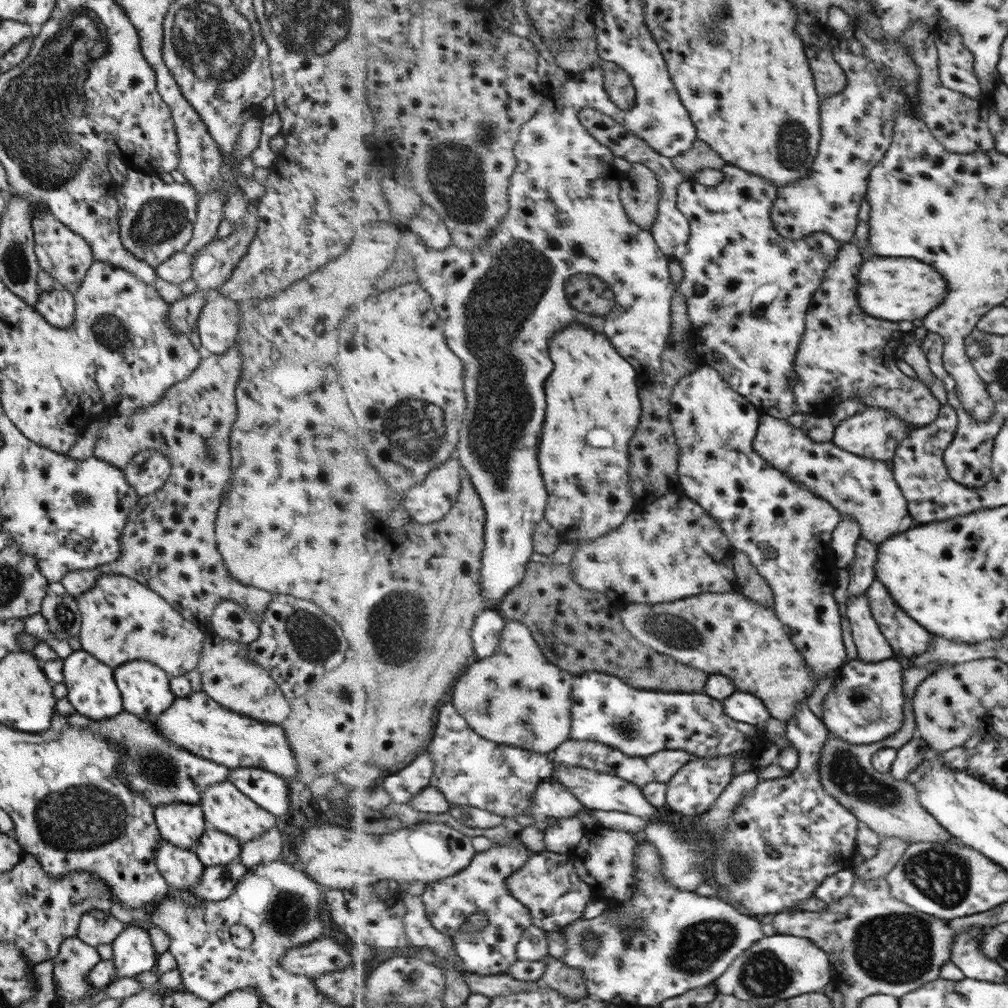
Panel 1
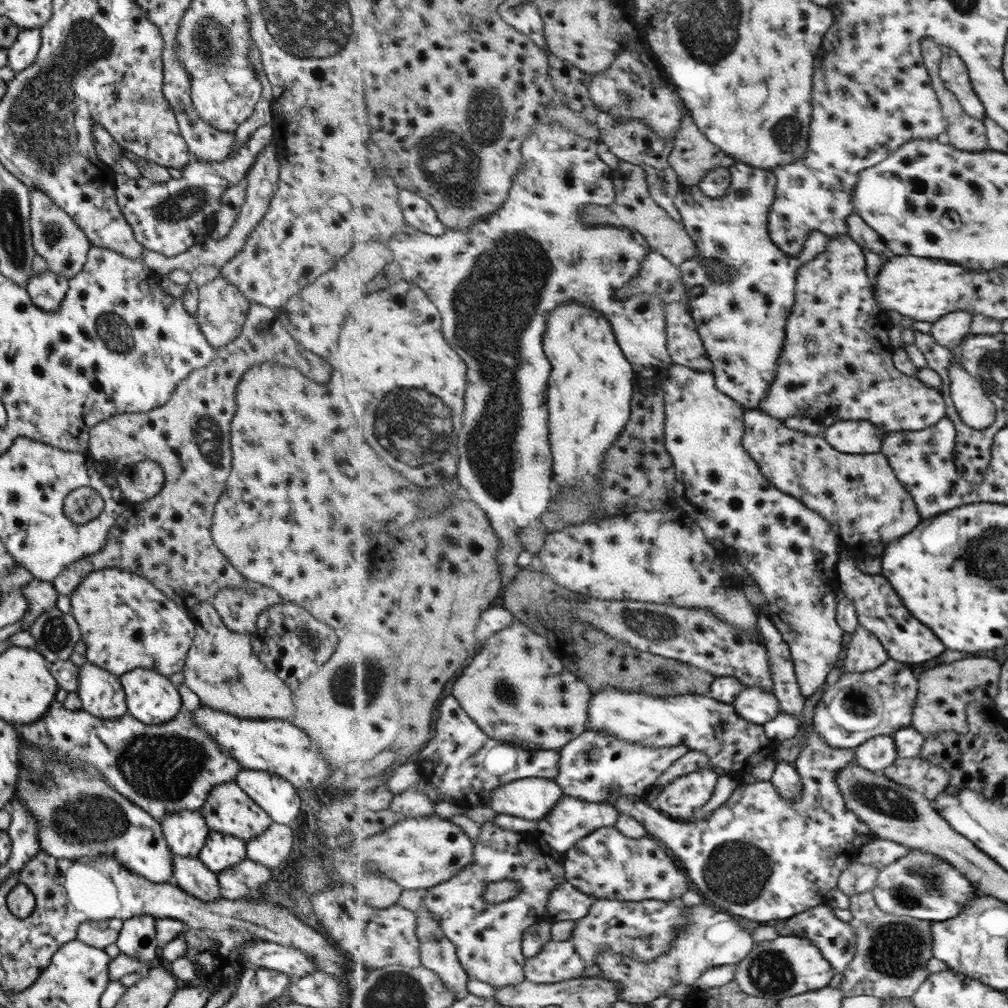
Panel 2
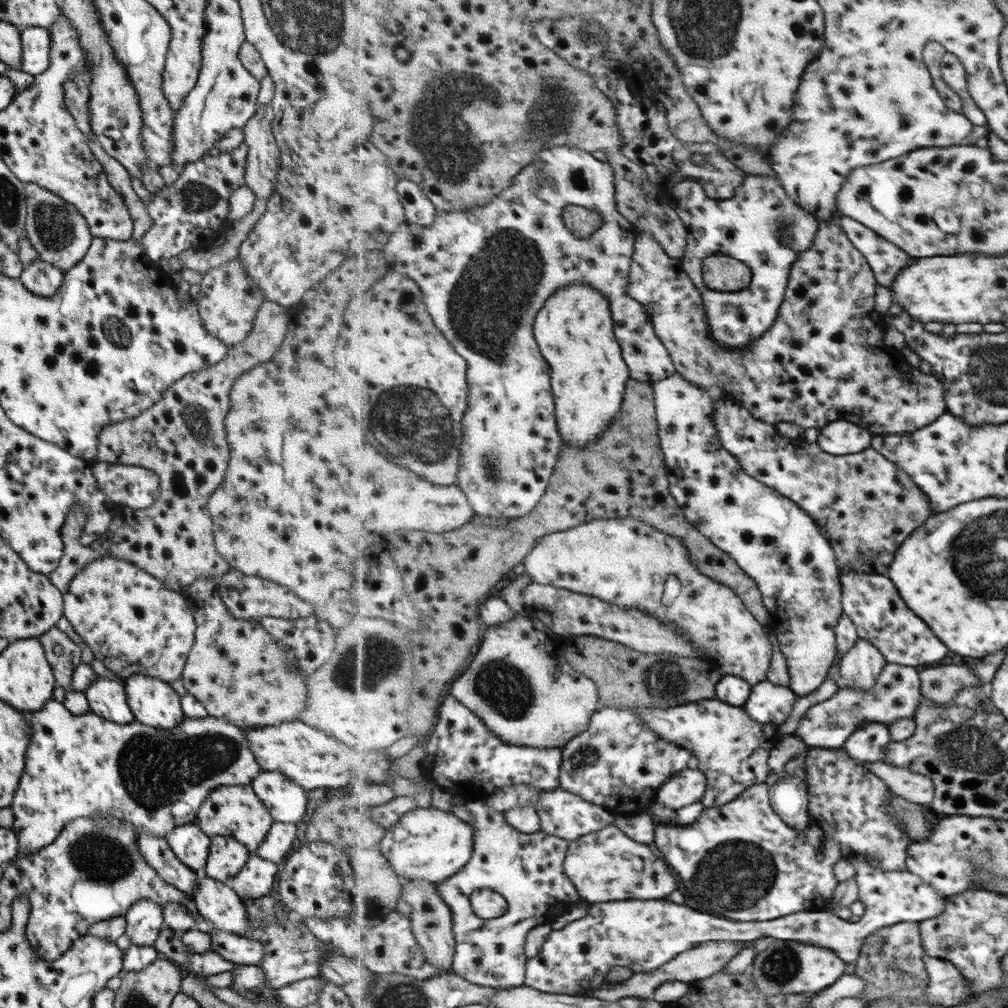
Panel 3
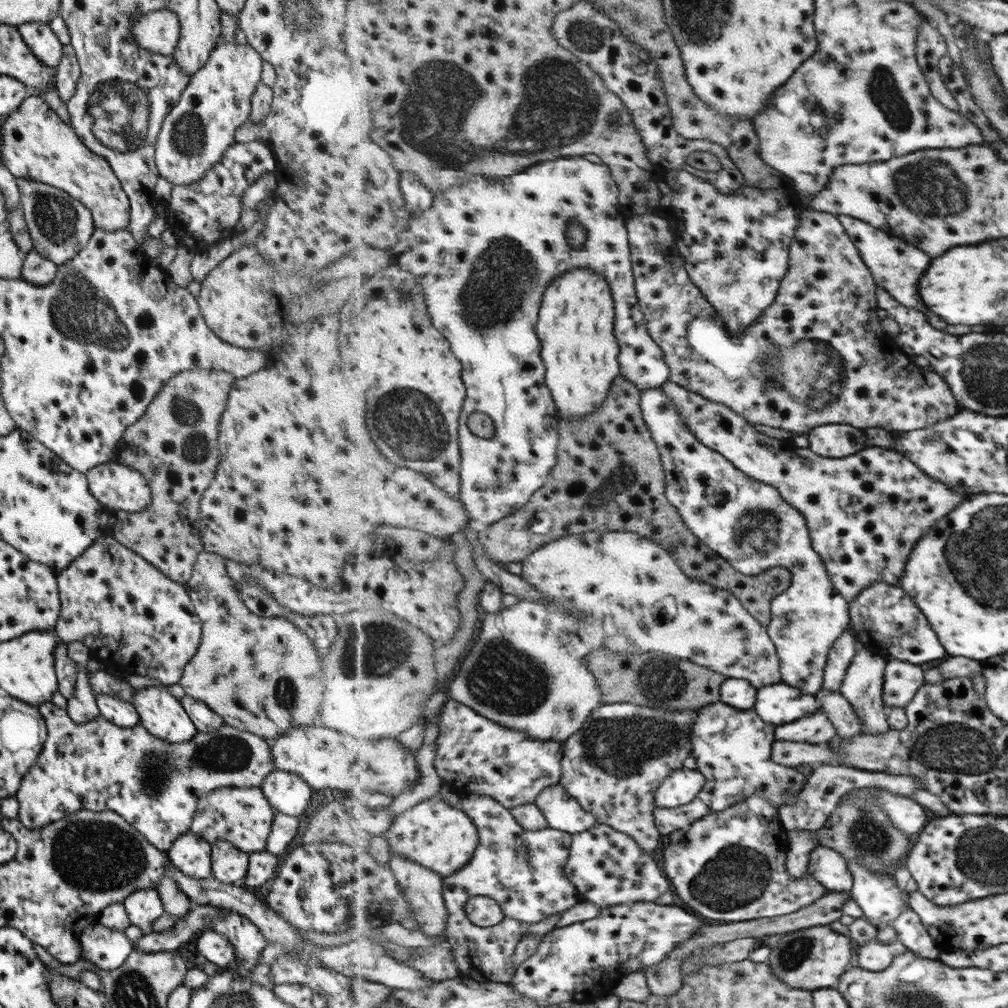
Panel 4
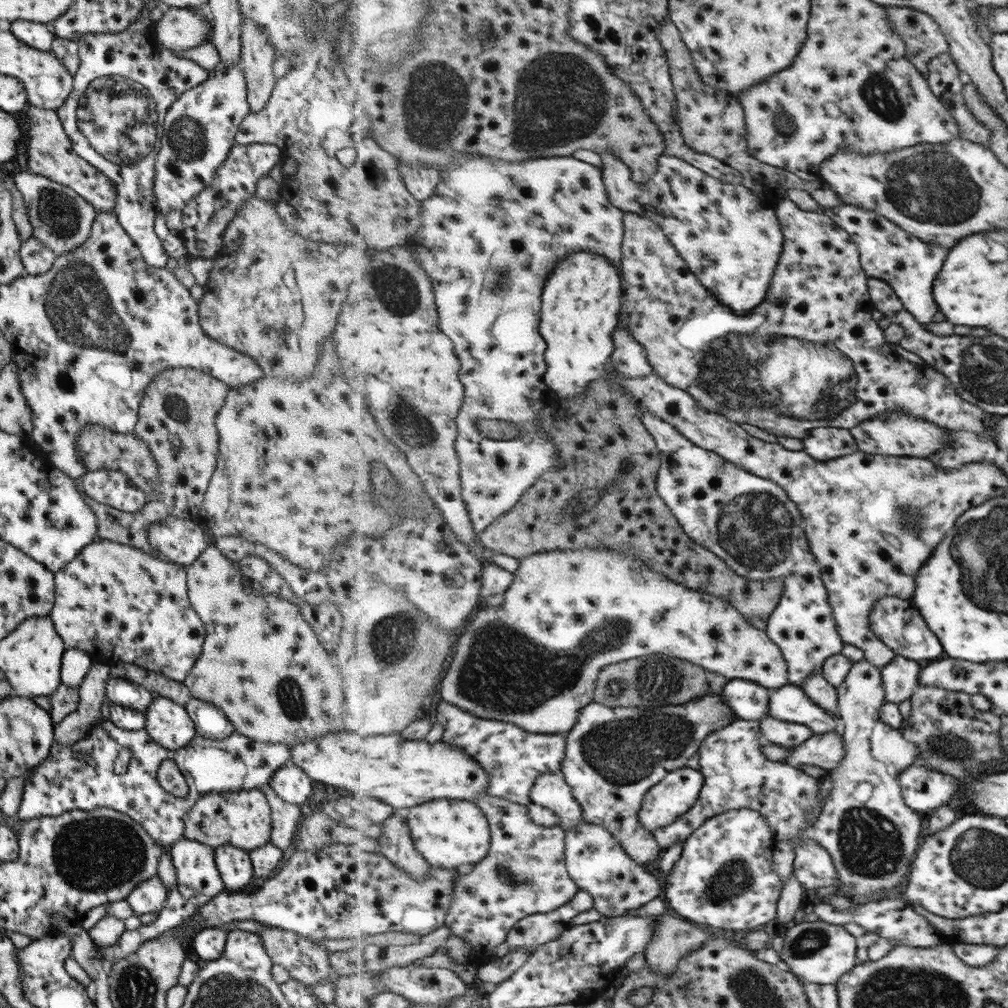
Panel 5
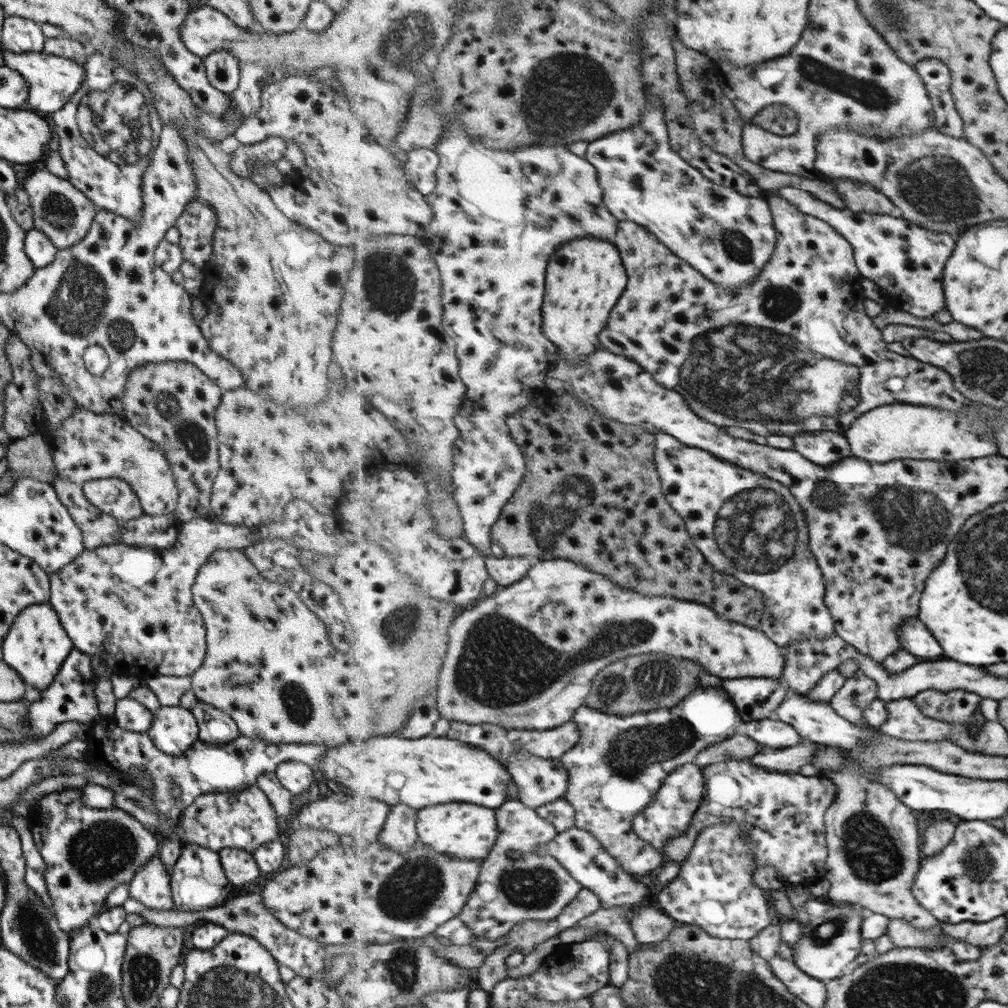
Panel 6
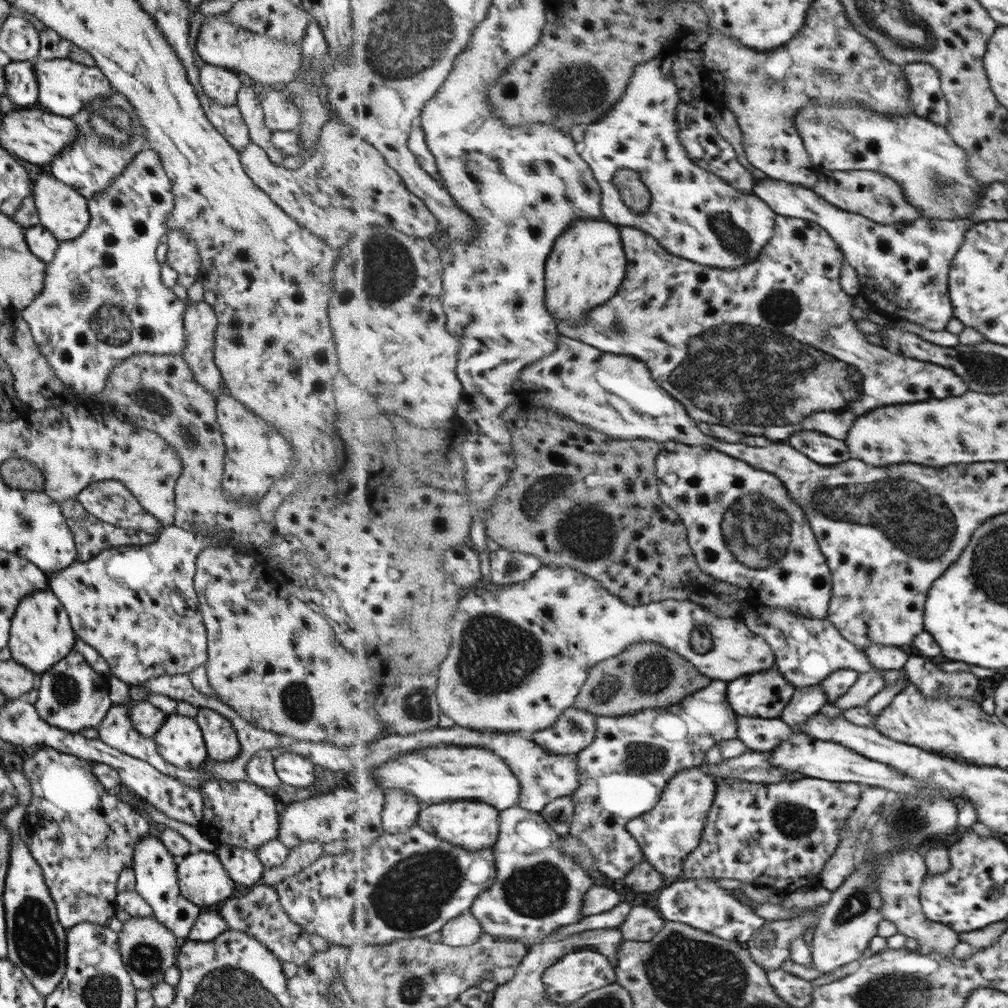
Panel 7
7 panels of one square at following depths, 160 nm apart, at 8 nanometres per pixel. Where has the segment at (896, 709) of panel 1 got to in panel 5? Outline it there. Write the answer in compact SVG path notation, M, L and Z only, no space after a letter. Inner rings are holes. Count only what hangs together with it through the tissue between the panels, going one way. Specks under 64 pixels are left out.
M896 655L886 667L882 667L886 702L899 704L910 699L920 684L923 665L919 661ZM765 716L761 720L765 741L785 748L798 747L815 733L805 724L797 724Z

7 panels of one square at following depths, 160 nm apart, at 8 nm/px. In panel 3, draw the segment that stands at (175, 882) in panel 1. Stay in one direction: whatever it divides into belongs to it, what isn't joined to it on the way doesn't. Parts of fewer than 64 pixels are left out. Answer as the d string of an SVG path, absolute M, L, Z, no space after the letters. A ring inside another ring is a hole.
M192 870L196 876L197 884L192 896L192 902L196 911L209 923L213 929L217 931L227 932L234 935L241 935L247 931L248 916L243 904L243 900L239 898L233 889L226 882L213 880L201 871Z

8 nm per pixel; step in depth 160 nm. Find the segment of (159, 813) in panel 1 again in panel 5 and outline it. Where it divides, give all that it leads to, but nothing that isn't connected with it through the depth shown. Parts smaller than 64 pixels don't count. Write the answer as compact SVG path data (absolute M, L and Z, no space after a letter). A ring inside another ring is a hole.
M182 837L170 845L169 852L167 853L169 853L172 865L175 869L175 882L178 888L184 892L183 899L175 900L173 894L171 894L171 900L167 898L166 903L157 913L157 917L153 922L141 925L137 930L125 930L125 932L119 936L119 940L117 940L113 946L109 946L109 948L96 948L96 944L94 943L93 949L95 949L95 955L97 955L97 959L103 962L106 967L111 967L111 964L131 955L131 952L135 952L145 940L157 938L157 936L163 932L177 927L182 920L186 920L186 918L192 916L194 912L198 911L200 906L203 906L216 896L216 894L224 890L224 884L214 863L212 847Z

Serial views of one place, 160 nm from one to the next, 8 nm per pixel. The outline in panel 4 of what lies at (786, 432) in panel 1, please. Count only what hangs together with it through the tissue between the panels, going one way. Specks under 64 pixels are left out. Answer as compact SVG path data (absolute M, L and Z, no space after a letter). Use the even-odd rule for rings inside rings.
M667 381L661 386L674 400L684 423L705 446L723 453L736 468L754 480L762 481L777 488L782 497L807 518L814 548L825 560L827 572L835 589L851 605L859 594L877 582L885 582L900 587L907 563L915 545L927 534L927 531L945 519L955 508L967 500L965 494L951 490L951 486L931 479L918 465L893 450L868 447L847 457L823 457L811 451L811 448L799 448L790 439L777 439L759 432L746 417L741 416L726 404L721 404L691 392L690 389L675 382ZM849 494L852 502L849 506L841 504L841 496Z

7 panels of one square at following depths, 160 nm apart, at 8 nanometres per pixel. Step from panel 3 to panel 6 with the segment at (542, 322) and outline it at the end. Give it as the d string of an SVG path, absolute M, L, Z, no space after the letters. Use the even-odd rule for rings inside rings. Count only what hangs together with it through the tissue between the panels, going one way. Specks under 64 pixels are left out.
M597 237L575 239L556 252L546 275L543 330L559 350L557 359L586 363L593 352L603 349L600 334L628 285L630 276L621 251L615 243Z

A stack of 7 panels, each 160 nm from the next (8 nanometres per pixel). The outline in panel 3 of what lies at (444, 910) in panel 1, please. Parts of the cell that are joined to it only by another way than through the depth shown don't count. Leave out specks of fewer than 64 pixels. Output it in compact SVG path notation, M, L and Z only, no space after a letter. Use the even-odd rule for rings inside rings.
M482 800L466 801L466 810L472 815L474 826L474 855L469 863L450 879L438 885L443 900L454 912L454 933L456 938L456 954L453 972L463 976L473 984L498 989L512 989L526 984L526 941L529 932L539 925L551 925L558 917L565 914L581 901L577 887L565 869L570 841L543 830L535 834L525 834L509 824L506 813L499 812ZM490 888L501 893L508 902L508 913L502 917L485 920L476 916L471 906L470 896L475 891Z

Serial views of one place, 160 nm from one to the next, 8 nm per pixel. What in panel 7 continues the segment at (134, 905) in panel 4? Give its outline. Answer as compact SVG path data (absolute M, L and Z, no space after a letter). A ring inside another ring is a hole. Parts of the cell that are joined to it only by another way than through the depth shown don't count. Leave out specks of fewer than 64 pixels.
M149 833L138 840L133 849L130 868L134 872L133 889L151 907L152 917L173 932L175 939L186 940L201 909L180 896L176 864L160 839Z

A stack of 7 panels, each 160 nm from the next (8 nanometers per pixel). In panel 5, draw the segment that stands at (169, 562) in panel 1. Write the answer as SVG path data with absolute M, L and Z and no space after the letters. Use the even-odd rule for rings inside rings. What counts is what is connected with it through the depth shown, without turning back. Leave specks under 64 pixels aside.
M189 367L167 369L154 376L153 380L144 388L142 399L139 401L137 422L134 424L133 434L143 440L144 443L147 443L147 450L151 453L153 462L155 462L155 468L157 468L157 485L146 496L147 501L141 510L121 513L120 511L115 512L107 505L99 504L92 498L87 497L80 490L80 484L77 481L75 487L79 489L79 495L81 495L86 505L95 515L95 523L97 523L95 539L109 540L138 548L144 553L151 553L170 562L168 558L164 558L164 556L154 552L147 544L147 528L149 528L150 524L161 522L167 516L190 520L199 511L203 494L211 479L211 472L215 469L215 460L218 452L218 436L214 420L217 411L224 403L224 398L229 388L224 382L209 376L207 373Z

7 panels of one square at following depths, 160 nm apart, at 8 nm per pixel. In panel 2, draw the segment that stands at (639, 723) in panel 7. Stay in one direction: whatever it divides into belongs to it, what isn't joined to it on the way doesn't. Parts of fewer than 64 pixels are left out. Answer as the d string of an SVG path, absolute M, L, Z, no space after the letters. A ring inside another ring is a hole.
M586 731L559 750L562 758L556 781L565 795L589 802L607 802L614 792L646 798L657 778L689 750L685 745L651 748L607 733Z

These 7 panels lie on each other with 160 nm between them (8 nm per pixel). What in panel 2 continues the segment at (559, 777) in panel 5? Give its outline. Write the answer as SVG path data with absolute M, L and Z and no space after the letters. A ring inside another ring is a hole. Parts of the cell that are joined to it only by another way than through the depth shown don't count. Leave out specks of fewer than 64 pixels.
M563 795L561 800L540 821L538 821L538 834L546 838L546 841L560 853L571 850L579 840L589 836L598 828L614 826L620 817L620 813L613 805L607 802L589 802L571 795Z

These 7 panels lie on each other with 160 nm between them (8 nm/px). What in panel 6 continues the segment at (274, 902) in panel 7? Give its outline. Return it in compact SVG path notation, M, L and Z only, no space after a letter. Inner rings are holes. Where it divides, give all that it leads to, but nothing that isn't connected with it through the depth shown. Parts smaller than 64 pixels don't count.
M247 893L243 896L233 897L232 899L225 900L221 905L199 910L199 912L173 908L166 911L156 911L144 907L141 903L129 897L123 901L121 907L125 914L140 914L141 918L144 918L147 923L162 928L182 928L185 926L192 928L198 924L213 923L225 928L228 933L247 934L253 937L258 944L261 944L261 947L265 948L267 952L270 952L271 957L278 965L289 968L294 976L299 976L303 979L311 978L317 972L321 972L328 959L323 945L317 943L315 940L301 937L299 933L283 927L281 922L266 909L259 893Z

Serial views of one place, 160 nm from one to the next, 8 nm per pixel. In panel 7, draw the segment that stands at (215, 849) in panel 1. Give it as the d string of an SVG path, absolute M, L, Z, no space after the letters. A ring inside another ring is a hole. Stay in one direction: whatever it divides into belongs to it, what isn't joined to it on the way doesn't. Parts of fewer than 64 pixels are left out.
M219 845L214 853L233 882L245 884L245 886L259 883L265 868L254 851Z

